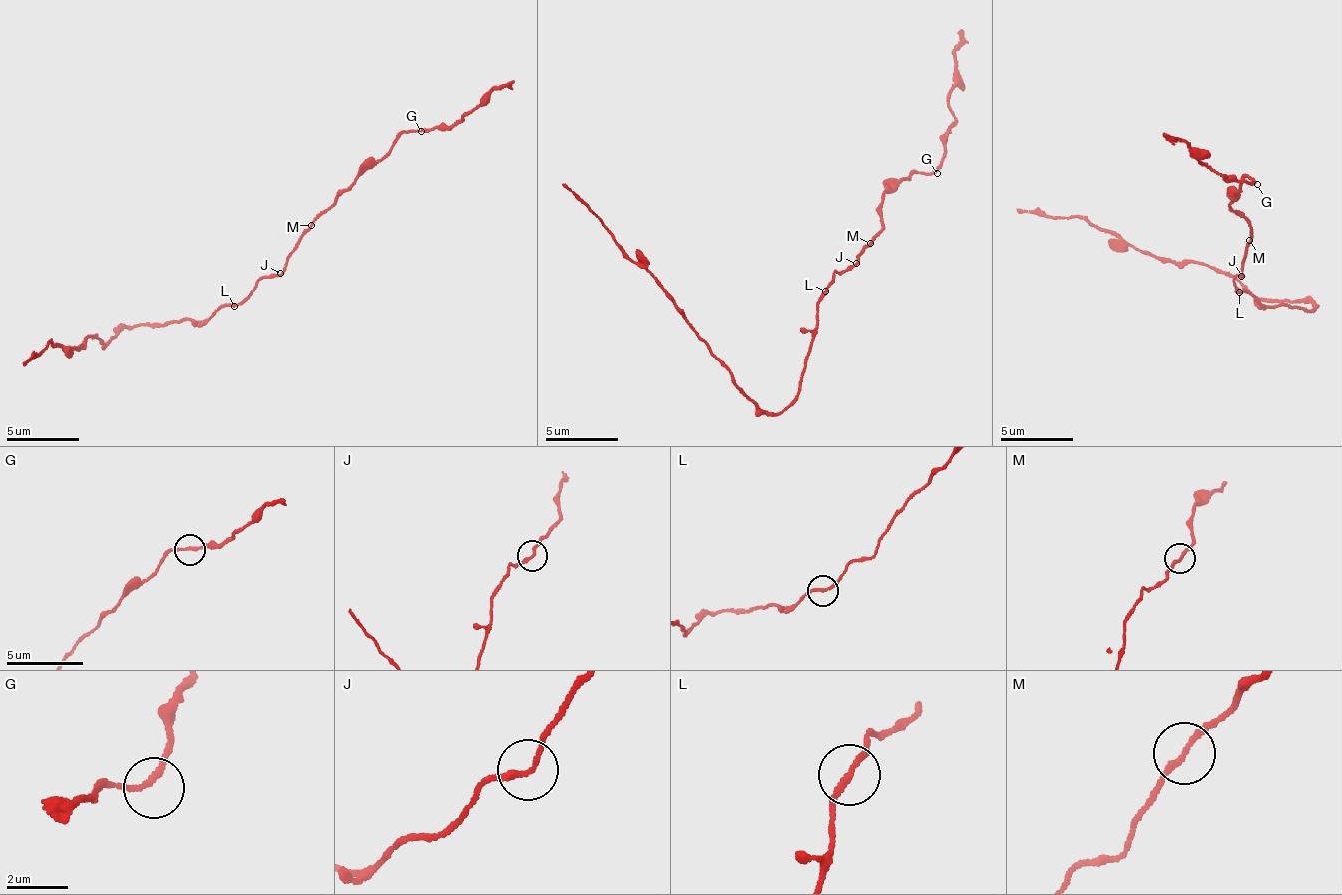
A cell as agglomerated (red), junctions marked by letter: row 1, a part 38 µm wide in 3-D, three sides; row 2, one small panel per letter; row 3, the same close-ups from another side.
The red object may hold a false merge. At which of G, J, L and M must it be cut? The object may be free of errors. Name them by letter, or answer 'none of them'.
none of them

